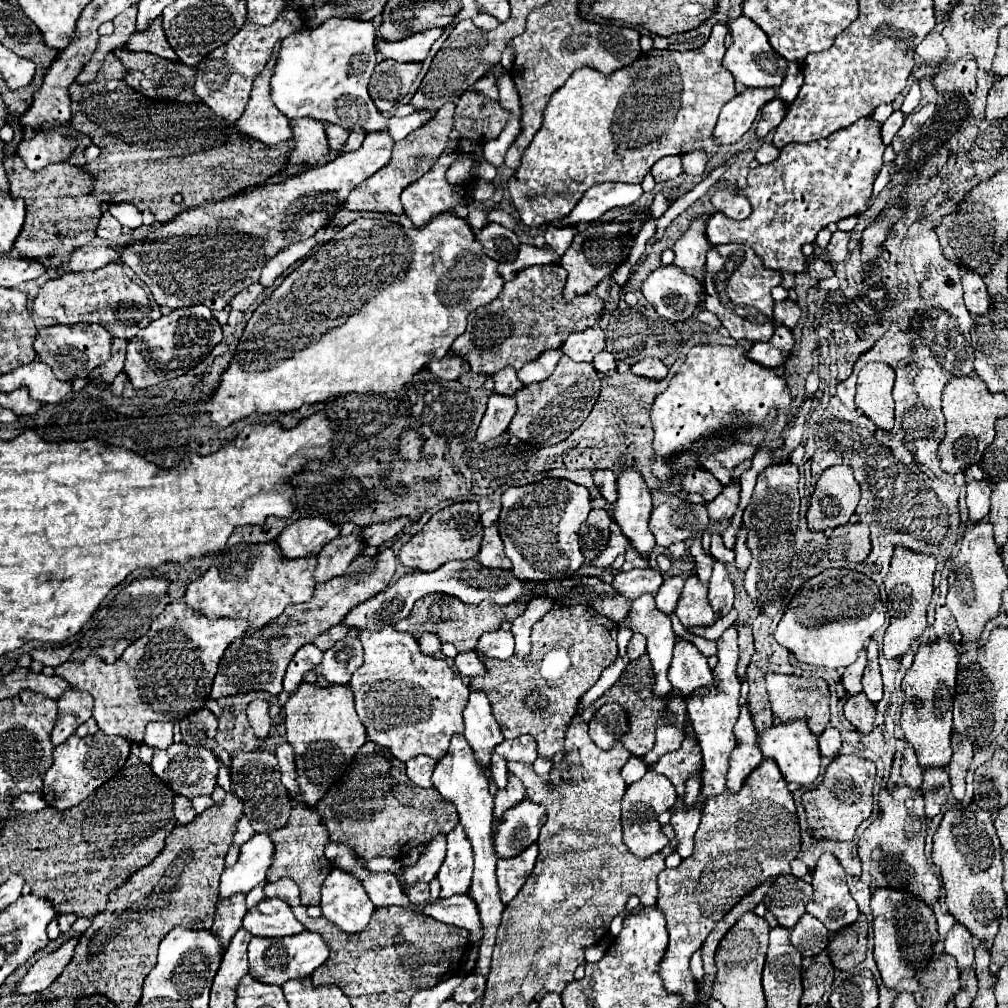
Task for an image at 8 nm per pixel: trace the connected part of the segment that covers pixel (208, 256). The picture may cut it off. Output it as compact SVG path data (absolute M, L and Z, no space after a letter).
M370 132L366 134L358 150L334 158L330 164L318 166L280 184L262 184L222 200L188 208L182 214L160 224L160 228L150 232L150 236L134 240L134 244L126 244L126 248L118 248L118 254L122 262L128 264L134 274L152 290L156 304L172 310L192 304L204 304L210 310L222 310L242 288L258 282L262 266L278 250L282 250L286 244L314 236L344 206L352 188L362 184L366 178L370 178L390 162L392 148L394 140L388 132Z

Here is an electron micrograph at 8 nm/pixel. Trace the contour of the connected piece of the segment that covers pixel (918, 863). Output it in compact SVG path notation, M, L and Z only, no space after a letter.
M908 786L882 788L878 794L878 818L858 838L858 856L862 860L862 882L870 888L886 886L894 890L906 890L934 906L940 892L940 880L936 870L924 856L924 800L922 792Z

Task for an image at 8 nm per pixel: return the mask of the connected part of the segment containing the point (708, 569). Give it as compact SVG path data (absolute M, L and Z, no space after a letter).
M702 538L692 540L690 544L690 552L695 559L695 569L698 578L705 583L709 581L715 560L711 555L707 554L702 548Z

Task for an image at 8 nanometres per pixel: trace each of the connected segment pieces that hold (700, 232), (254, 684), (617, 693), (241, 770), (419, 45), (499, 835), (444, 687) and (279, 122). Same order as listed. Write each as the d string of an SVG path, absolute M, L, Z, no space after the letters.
M698 218L690 224L690 228L674 244L674 254L676 254L674 264L686 270L690 276L694 276L698 282L704 280L706 252L712 248L712 244L706 240L704 230L706 230L706 222Z
M390 548L382 550L378 556L362 554L348 566L344 576L316 584L314 596L308 602L288 606L278 616L276 622L266 624L260 630L260 638L246 636L246 638L232 642L232 646L226 650L226 654L220 660L218 674L214 678L210 696L214 700L218 700L222 696L246 694L252 690L280 694L282 678L284 678L284 672L286 672L290 660L294 658L294 652L298 652L298 648L302 648L304 644L312 644L314 638L320 636L322 632L326 632L328 628L342 624L342 620L346 618L346 614L352 608L356 608L364 600L376 596L378 592L382 592L390 584L390 580L394 576L394 568L396 568L396 556Z
M644 654L638 660L632 660L628 664L628 668L624 670L622 678L602 696L598 698L592 706L585 708L581 714L581 718L589 723L594 716L596 710L607 703L618 703L628 714L630 720L630 730L626 732L626 736L622 736L622 744L624 748L628 748L634 756L644 756L646 752L650 752L654 748L654 728L656 728L656 720L664 716L666 712L666 696L654 696L652 694L652 686L654 686L654 670L650 664L650 658Z
M234 752L230 764L234 794L244 802L244 816L250 820L254 832L274 832L274 828L284 828L290 818L290 794L278 776L278 760L274 754L266 752Z
M432 28L398 42L386 42L376 36L376 50L382 54L382 58L390 58L396 62L422 62L426 60L432 44L440 38L442 32L442 28Z
M524 798L514 808L508 808L498 822L494 850L498 858L514 858L538 840L540 828L546 822L546 808Z
M394 626L378 632L358 632L364 644L364 664L354 672L350 688L356 698L356 712L368 730L368 738L386 746L400 762L426 754L434 760L446 756L450 738L464 732L462 710L470 690L462 678L442 658L420 652L414 636L398 632Z
M281 42L276 43L266 68L254 80L254 88L252 88L252 96L246 106L246 112L236 122L242 134L254 140L260 140L262 144L268 144L268 146L284 142L292 136L288 118L282 116L282 112L278 112L278 108L274 106L270 98L270 90L268 90L280 48Z

